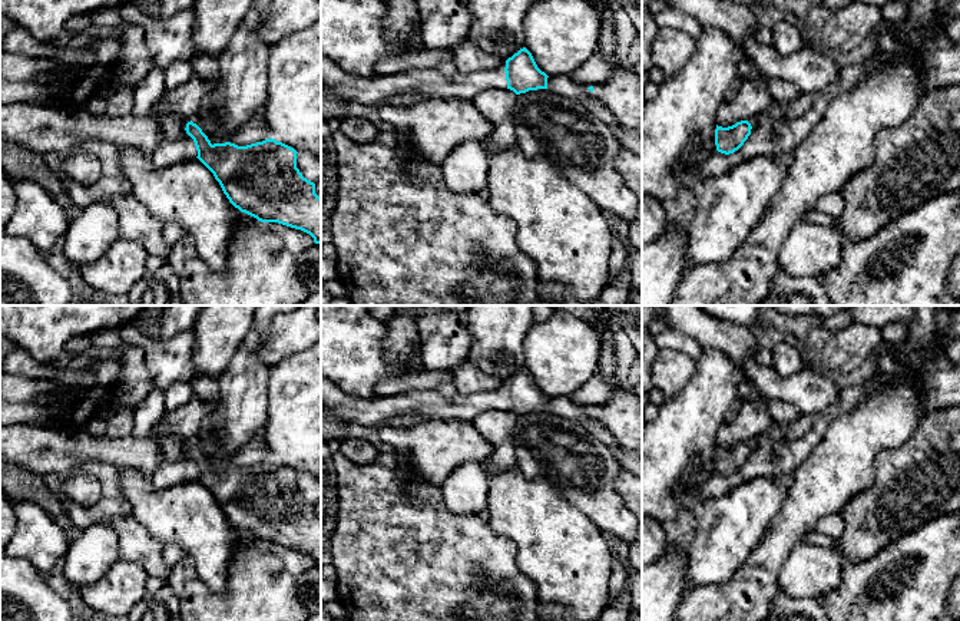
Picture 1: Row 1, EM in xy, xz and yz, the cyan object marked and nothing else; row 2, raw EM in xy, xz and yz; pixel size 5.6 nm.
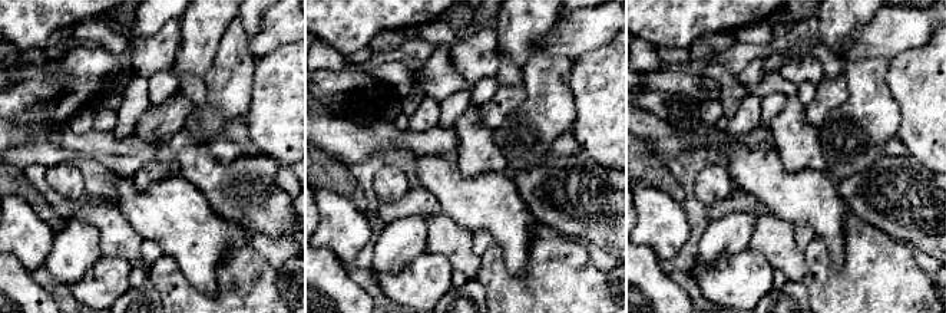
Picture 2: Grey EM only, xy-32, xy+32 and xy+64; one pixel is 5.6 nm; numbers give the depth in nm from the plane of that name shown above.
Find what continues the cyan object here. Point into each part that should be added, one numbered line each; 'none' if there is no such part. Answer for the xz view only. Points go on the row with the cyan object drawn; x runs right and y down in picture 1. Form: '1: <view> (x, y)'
1: xz (430, 83)

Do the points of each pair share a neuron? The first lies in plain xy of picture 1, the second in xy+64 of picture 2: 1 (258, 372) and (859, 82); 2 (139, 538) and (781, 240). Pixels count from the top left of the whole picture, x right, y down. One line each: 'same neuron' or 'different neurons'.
1: same neuron
2: same neuron

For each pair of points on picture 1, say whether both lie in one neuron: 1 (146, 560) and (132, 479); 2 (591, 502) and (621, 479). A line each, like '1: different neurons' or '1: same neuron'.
1: different neurons
2: different neurons

